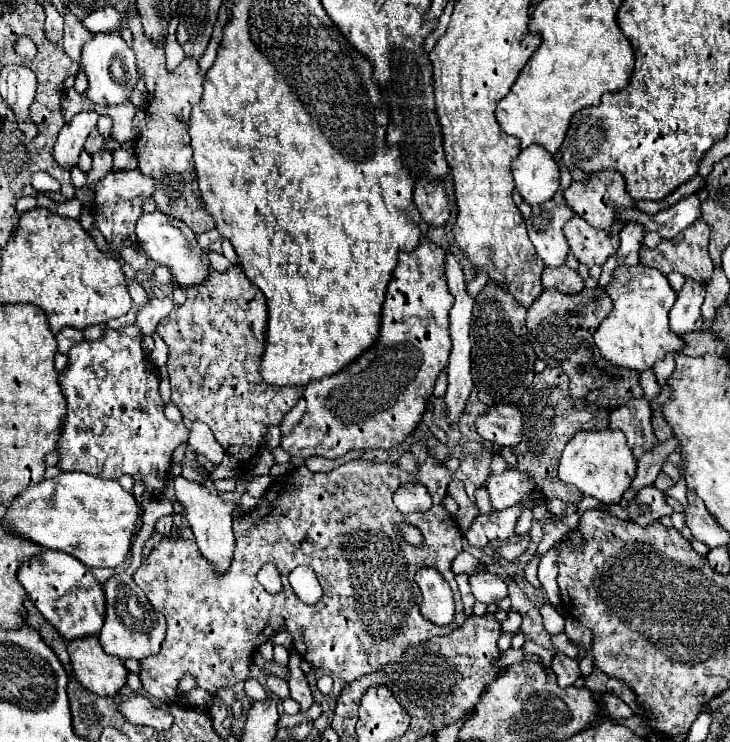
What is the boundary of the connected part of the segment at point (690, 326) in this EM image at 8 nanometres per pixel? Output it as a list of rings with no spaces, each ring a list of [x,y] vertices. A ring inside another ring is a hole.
[[[687,280],[683,290],[677,296],[675,306],[669,312],[669,330],[677,336],[683,336],[693,330],[703,328],[701,304],[705,296],[705,284]]]

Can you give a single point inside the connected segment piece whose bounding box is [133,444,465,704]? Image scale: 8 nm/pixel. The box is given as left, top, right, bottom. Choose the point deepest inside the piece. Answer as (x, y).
(369, 613)

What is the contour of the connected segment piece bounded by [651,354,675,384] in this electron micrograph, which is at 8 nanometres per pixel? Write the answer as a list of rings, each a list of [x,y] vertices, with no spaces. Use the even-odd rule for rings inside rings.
[[[667,354],[667,358],[655,362],[655,366],[653,366],[651,370],[655,372],[657,382],[659,382],[659,384],[665,384],[665,380],[671,376],[673,368],[675,368],[675,356],[673,356],[673,354]]]

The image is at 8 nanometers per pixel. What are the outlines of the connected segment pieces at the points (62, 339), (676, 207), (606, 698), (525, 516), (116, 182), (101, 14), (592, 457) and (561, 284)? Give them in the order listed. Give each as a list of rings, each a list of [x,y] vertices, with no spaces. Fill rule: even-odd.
[[[63,328],[55,338],[57,338],[59,352],[67,354],[67,350],[71,350],[71,346],[75,346],[75,342],[83,340],[83,332],[75,330],[75,328]]]
[[[691,194],[657,214],[643,212],[641,226],[645,226],[647,230],[659,232],[661,238],[675,238],[675,234],[679,234],[679,230],[685,230],[687,226],[691,226],[691,222],[695,222],[701,216],[699,206],[701,206],[699,196]]]
[[[603,694],[603,702],[605,702],[605,708],[607,708],[603,718],[607,718],[607,716],[613,716],[613,718],[631,718],[633,716],[631,708],[621,698],[617,698],[613,694]]]
[[[521,510],[521,516],[517,518],[517,526],[515,526],[515,534],[517,536],[523,536],[523,534],[527,534],[529,532],[529,528],[531,528],[531,524],[533,524],[533,516],[531,516],[531,510]]]
[[[117,170],[109,172],[95,184],[95,224],[103,232],[103,236],[113,242],[117,248],[135,246],[135,220],[143,214],[143,203],[150,198],[155,189],[151,177],[139,174],[139,170]],[[127,226],[127,228],[123,228]]]
[[[105,6],[105,8],[99,8],[99,10],[91,12],[81,22],[89,32],[97,34],[97,32],[115,32],[115,30],[119,30],[121,18],[123,16],[113,6]]]
[[[601,430],[601,432],[579,432],[565,446],[559,460],[559,480],[577,486],[585,496],[593,496],[603,504],[619,504],[625,490],[635,478],[637,460],[631,454],[623,432]]]
[[[545,266],[543,276],[541,276],[541,284],[543,284],[543,288],[553,288],[563,294],[579,294],[585,286],[581,276],[567,266],[559,266],[559,268]]]

